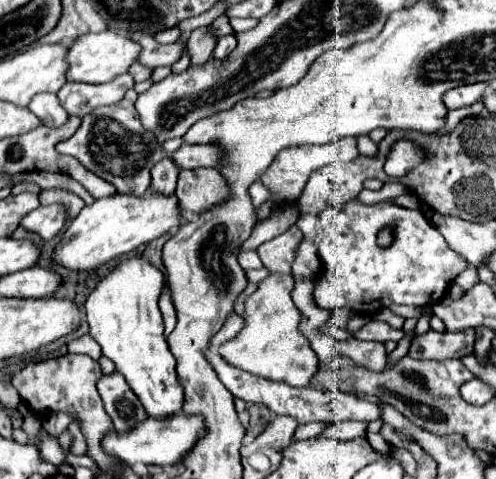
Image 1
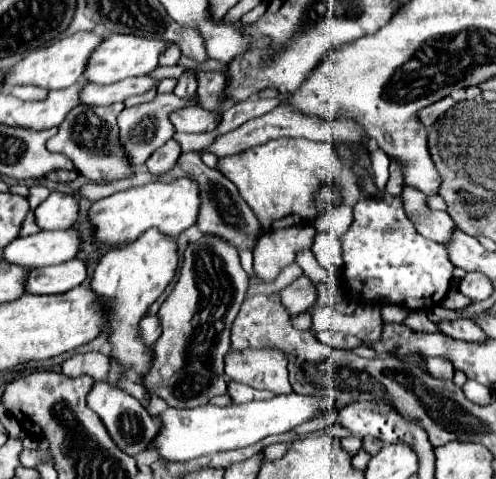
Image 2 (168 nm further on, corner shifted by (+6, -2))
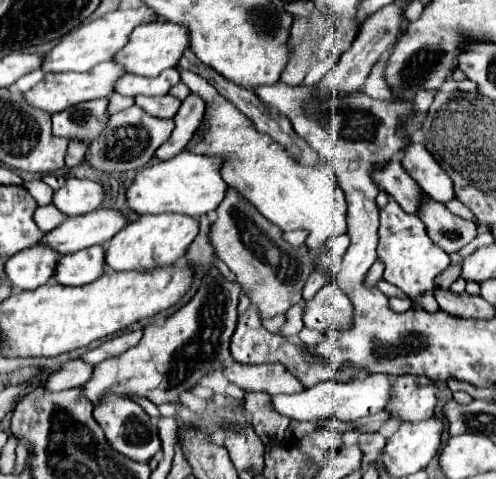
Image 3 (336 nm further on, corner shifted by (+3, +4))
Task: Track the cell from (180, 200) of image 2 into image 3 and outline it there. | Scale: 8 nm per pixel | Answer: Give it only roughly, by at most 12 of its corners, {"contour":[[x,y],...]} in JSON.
{"contour":[[178,153],[144,167],[126,199],[138,215],[214,211],[228,159]]}

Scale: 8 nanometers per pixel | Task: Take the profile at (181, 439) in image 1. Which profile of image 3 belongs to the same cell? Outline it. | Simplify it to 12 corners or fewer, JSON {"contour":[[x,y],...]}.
{"contour":[[390,375],[318,383],[276,395],[278,413],[360,421],[386,411]]}

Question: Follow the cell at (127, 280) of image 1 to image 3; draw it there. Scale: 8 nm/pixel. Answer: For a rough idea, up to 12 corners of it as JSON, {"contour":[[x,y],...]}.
{"contour":[[180,213],[140,215],[106,247],[110,271],[178,261],[198,235]]}

